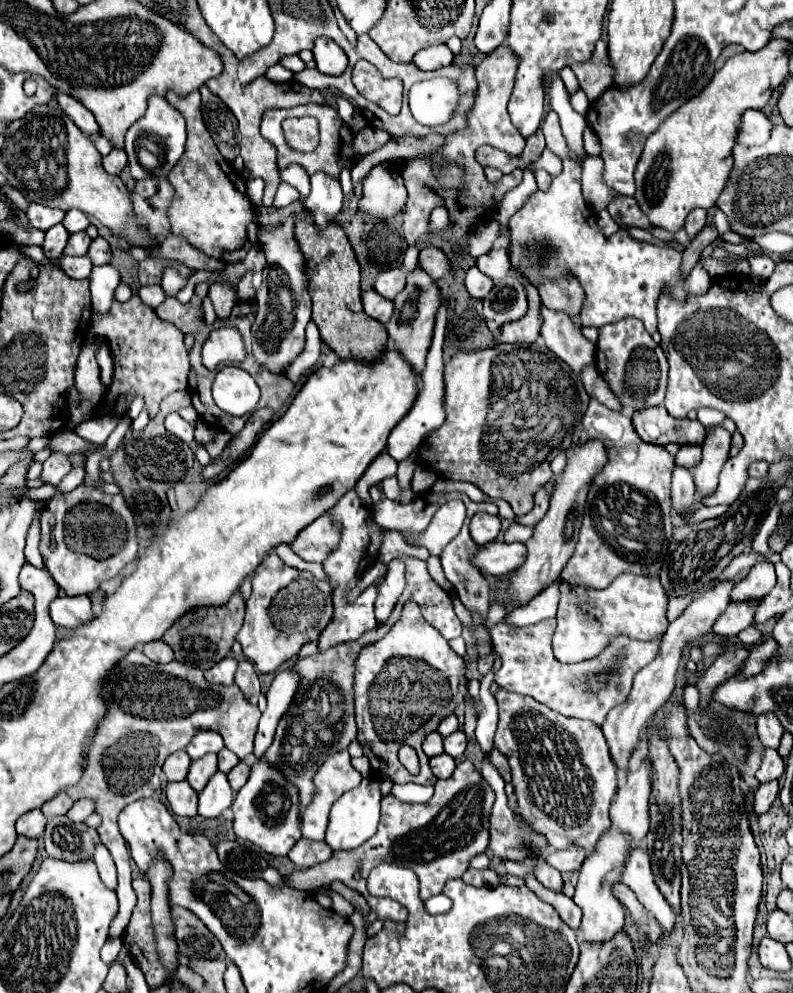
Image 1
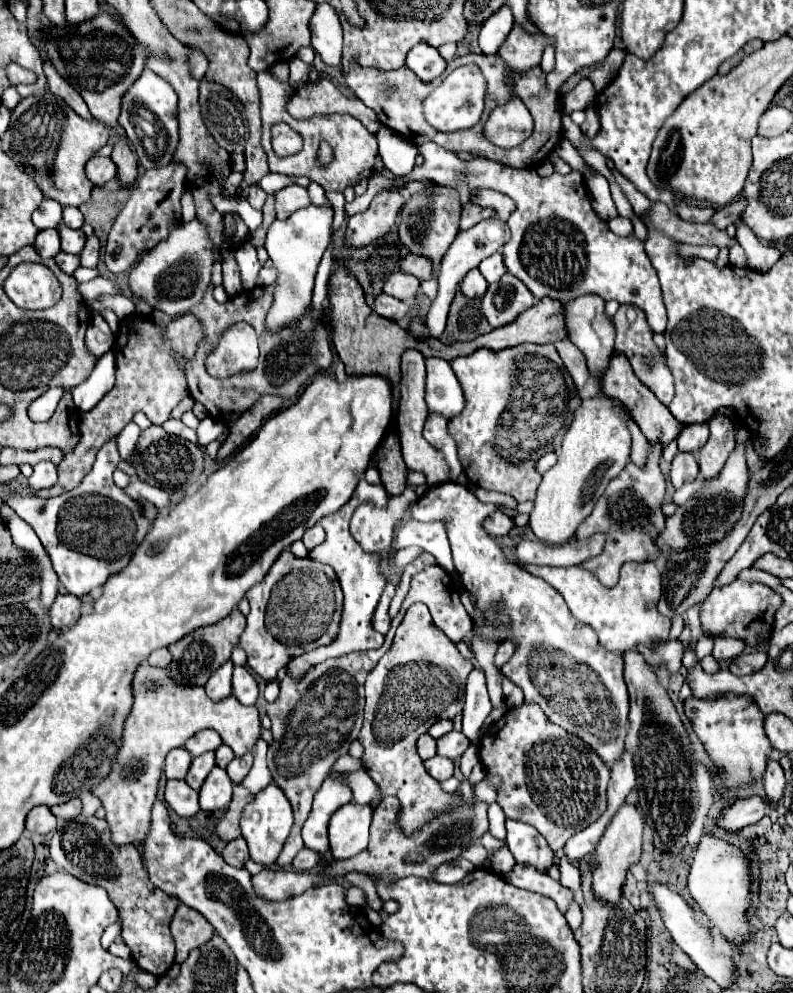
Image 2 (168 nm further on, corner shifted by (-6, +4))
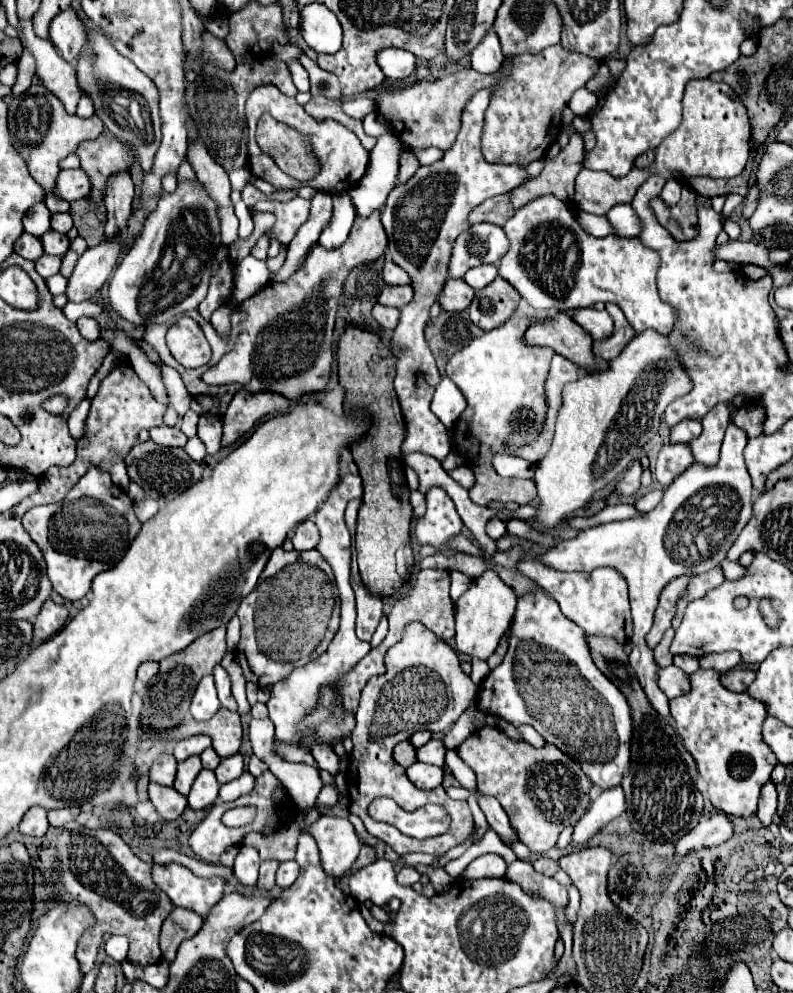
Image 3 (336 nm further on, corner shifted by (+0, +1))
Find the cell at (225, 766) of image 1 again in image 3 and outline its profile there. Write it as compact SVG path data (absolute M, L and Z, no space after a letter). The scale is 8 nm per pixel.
M214 748L204 750L204 754L202 754L200 758L202 758L202 766L204 766L204 768L208 768L208 770L216 770L216 766L220 764L220 756L216 754L216 750L214 750Z

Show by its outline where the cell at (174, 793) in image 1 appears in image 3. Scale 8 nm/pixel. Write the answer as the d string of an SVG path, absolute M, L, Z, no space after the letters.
M150 782L148 798L152 800L152 804L156 806L158 814L164 820L176 820L188 808L186 796L176 792L176 788L168 788L168 786L160 786L160 784Z

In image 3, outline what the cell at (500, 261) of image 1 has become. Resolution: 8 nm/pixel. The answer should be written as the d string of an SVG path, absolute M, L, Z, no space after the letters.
M482 264L464 274L464 280L476 290L488 286L494 278L496 278L496 264Z

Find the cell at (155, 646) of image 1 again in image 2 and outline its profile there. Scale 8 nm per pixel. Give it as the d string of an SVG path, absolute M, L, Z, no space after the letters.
M166 647L156 649L156 651L148 657L148 663L150 663L152 667L168 667L170 661L172 661L172 655L170 655L170 651L168 651Z

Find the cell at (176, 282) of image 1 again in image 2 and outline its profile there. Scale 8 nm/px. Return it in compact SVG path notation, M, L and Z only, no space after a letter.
M192 219L190 223L178 223L178 227L170 231L166 241L158 243L154 251L142 255L140 263L132 267L128 277L130 291L156 311L164 311L172 317L188 313L190 307L202 301L202 295L210 285L214 253L216 247L202 221Z

